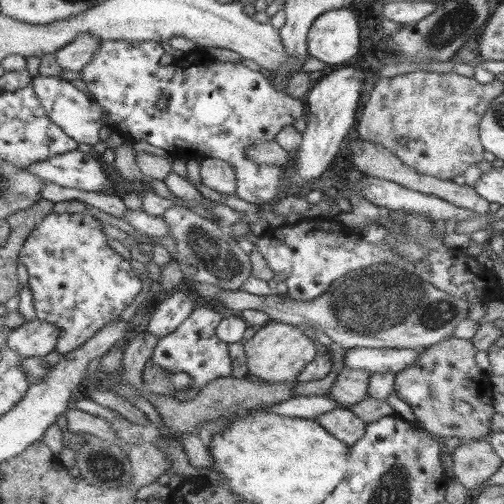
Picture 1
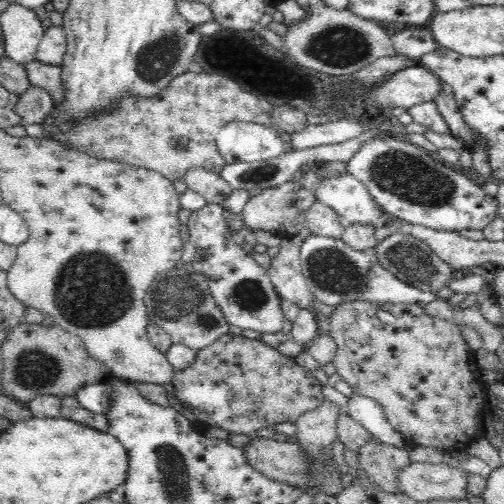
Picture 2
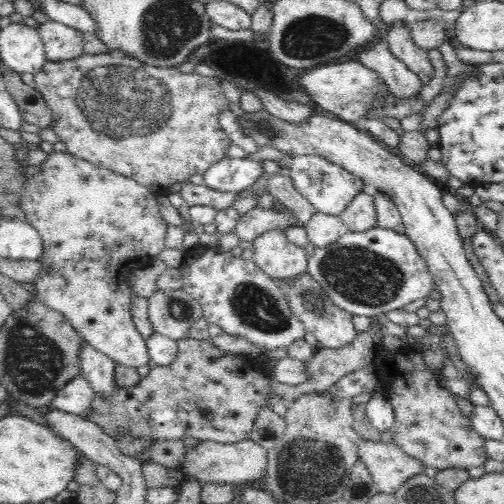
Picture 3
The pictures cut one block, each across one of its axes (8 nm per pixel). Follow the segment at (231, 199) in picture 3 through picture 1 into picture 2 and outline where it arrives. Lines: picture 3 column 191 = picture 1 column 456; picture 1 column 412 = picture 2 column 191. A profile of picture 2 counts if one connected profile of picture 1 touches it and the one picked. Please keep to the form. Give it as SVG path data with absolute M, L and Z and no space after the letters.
M190 168L184 176L184 182L188 184L188 190L194 190L194 192L200 192L208 204L214 202L214 204L224 204L230 194L232 194L232 186L216 172L208 172L206 168Z

